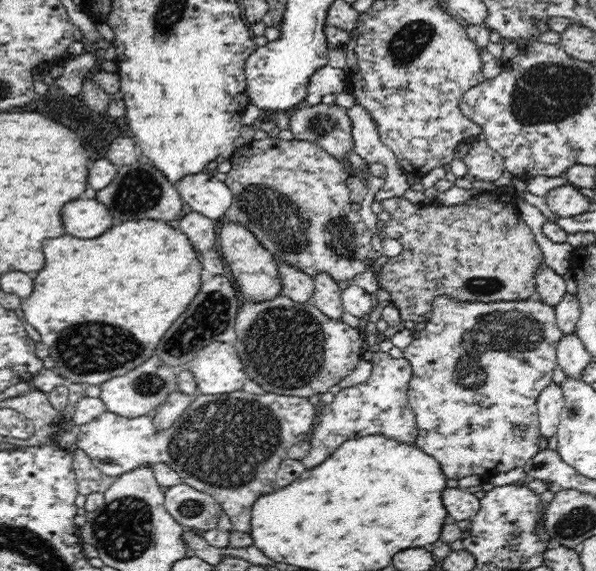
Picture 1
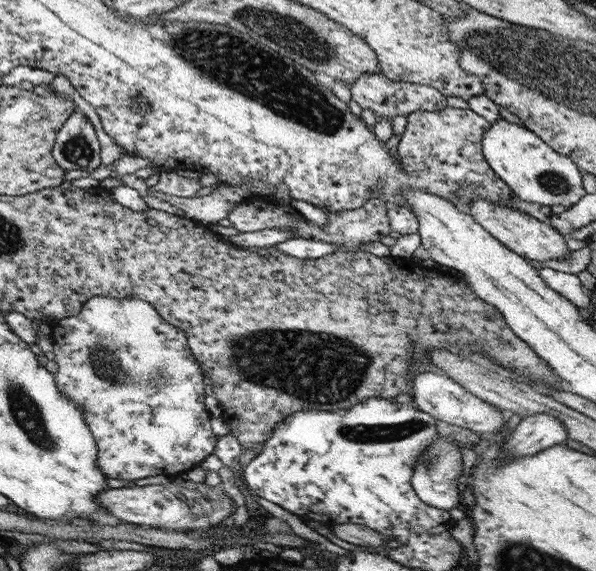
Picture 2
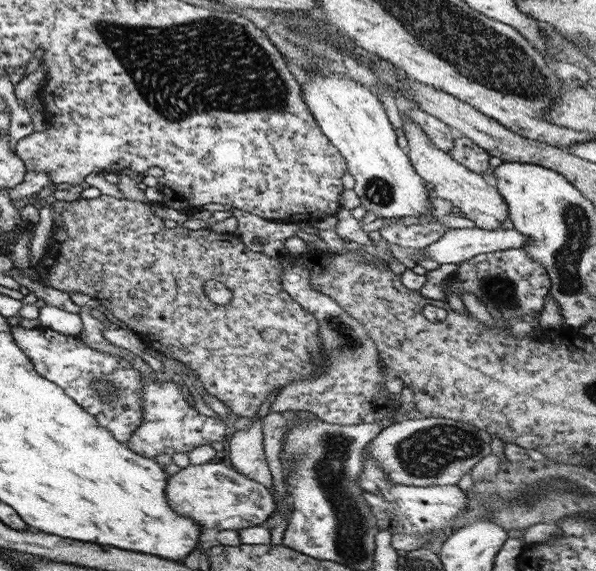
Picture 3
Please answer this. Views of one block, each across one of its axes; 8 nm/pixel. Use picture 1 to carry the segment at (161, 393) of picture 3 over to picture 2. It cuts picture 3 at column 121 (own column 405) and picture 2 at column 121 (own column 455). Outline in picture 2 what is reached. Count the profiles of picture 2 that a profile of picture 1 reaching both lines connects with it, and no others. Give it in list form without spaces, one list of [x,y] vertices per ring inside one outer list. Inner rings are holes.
[[[93,296],[81,306],[81,310],[75,316],[56,319],[50,325],[50,343],[54,362],[57,369],[54,374],[55,385],[59,392],[65,397],[71,399],[71,403],[81,411],[81,417],[91,431],[93,442],[97,445],[97,466],[101,473],[110,479],[119,479],[124,481],[133,481],[150,476],[164,475],[171,476],[186,472],[192,466],[199,465],[206,456],[212,454],[218,437],[209,427],[210,416],[203,405],[204,398],[204,380],[203,372],[195,360],[192,352],[189,350],[185,335],[181,330],[175,328],[172,324],[165,322],[157,314],[157,311],[144,300],[137,299],[119,299],[106,296]]]

